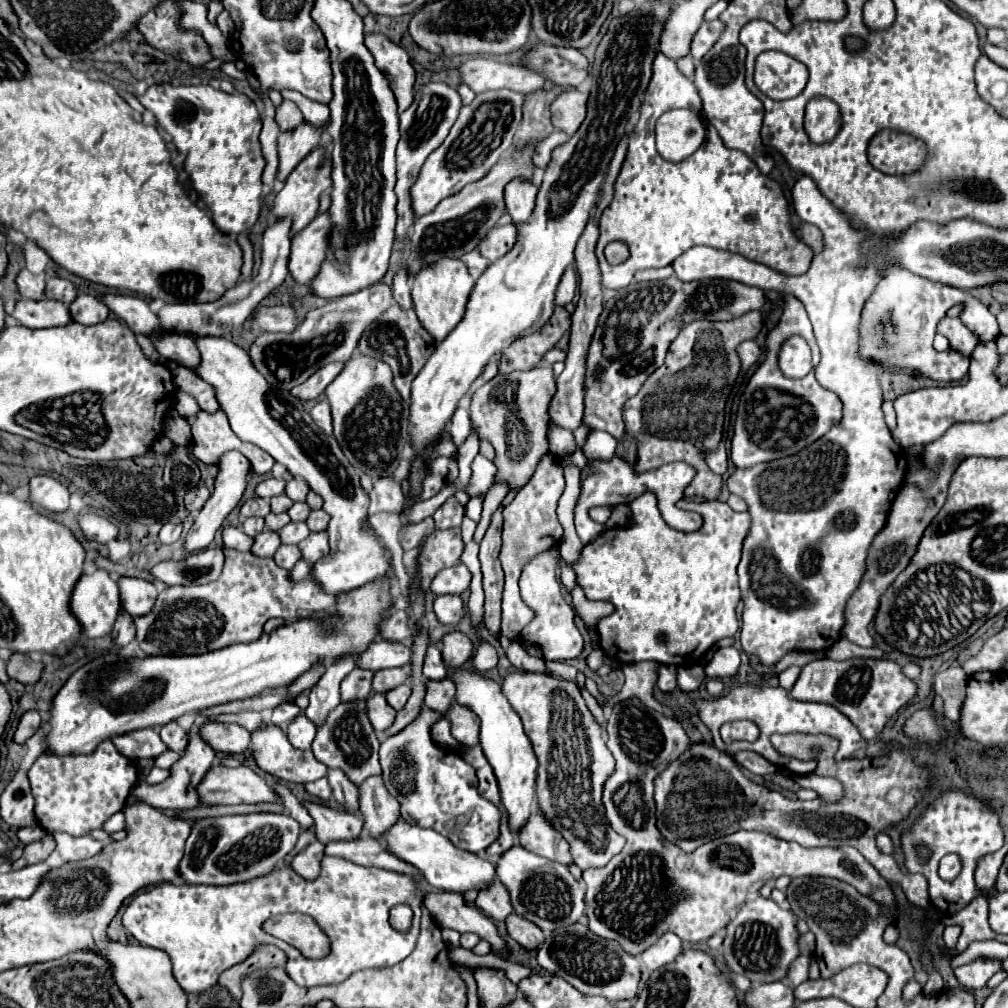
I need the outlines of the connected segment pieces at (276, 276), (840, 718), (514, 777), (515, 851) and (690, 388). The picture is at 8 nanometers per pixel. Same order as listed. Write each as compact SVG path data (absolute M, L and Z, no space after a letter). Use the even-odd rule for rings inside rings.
M274 219L268 229L262 235L262 265L260 273L248 281L248 283L238 283L232 287L228 293L224 293L218 301L212 303L186 303L186 305L164 305L158 311L160 323L168 331L184 333L194 339L200 337L220 337L226 331L232 331L236 327L242 327L252 309L266 297L270 295L272 289L276 289L288 275L288 253L290 253L290 231L292 231L292 221L288 219Z
M740 685L740 687L734 687L728 695L722 695L722 697L716 697L716 699L696 699L694 705L698 707L698 715L700 719L706 723L706 727L712 731L714 735L714 745L720 749L720 751L726 751L726 753L736 753L736 751L754 751L762 757L766 757L770 763L778 765L778 767L786 767L790 769L792 773L798 773L798 775L808 775L814 771L816 767L816 759L796 759L796 757L782 757L776 749L770 747L770 735L772 733L828 733L832 737L836 737L840 741L840 747L836 751L836 759L848 759L856 749L864 749L866 747L866 739L860 735L860 731L856 729L856 725L846 717L842 715L834 705L822 705L822 703L812 703L812 701L796 701L788 695L786 689L782 687L760 687L760 685ZM734 719L748 719L748 721L754 721L760 729L760 737L754 741L754 743L748 743L748 741L732 741L730 745L724 745L720 741L720 727L726 723L726 721L734 721Z
M456 669L454 681L456 681L456 701L468 705L482 721L480 745L498 779L500 801L508 813L508 827L510 831L518 833L526 825L534 807L534 781L538 763L530 739L524 735L518 713L510 707L510 703L500 691L500 685L494 679L488 679L474 669Z
M512 847L498 859L496 877L506 885L514 911L544 931L572 925L584 913L584 893L578 881L570 875L568 867L562 863L548 861L522 847Z
M760 311L744 313L744 315L740 315L732 321L724 321L724 323L692 321L688 325L684 325L684 329L678 333L678 337L668 347L668 355L666 355L664 365L660 369L656 369L648 377L648 381L644 381L640 391L624 403L622 417L626 423L626 431L632 437L636 437L636 441L638 441L638 463L636 463L638 471L652 469L652 467L664 465L664 463L684 461L696 469L696 477L684 489L684 497L702 495L706 501L716 499L716 495L720 493L720 487L722 487L722 477L708 469L708 465L702 459L702 449L718 447L720 437L722 437L724 407L726 407L726 397L728 397L724 393L726 391L730 393L730 387L736 381L738 371L740 371L740 361L738 361L734 349L740 341L754 339L758 335L760 327L762 327Z

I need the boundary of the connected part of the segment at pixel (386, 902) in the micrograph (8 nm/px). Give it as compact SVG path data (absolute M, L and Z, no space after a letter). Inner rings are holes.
M324 857L322 859L322 871L314 881L308 881L294 873L290 867L284 867L280 871L274 871L270 875L252 879L248 883L236 883L226 887L212 887L212 885L174 885L174 883L162 883L148 891L140 891L134 895L130 905L126 907L126 913L122 917L124 927L132 933L136 941L140 941L146 947L162 949L168 953L172 965L174 965L174 977L180 983L180 987L188 993L192 991L204 991L210 985L214 985L220 977L220 973L240 961L244 961L258 944L273 944L287 955L286 972L300 987L318 987L318 985L338 985L346 979L346 975L362 971L362 969L382 969L392 967L406 959L418 939L420 929L420 903L422 893L410 875L398 875L392 871L376 869L376 867L362 867L356 863L350 863L342 857ZM394 905L410 905L414 911L414 919L410 925L410 931L402 933L396 931L390 925L390 909ZM276 913L306 913L310 915L318 927L326 933L330 939L330 953L320 959L308 959L301 957L301 953L295 947L285 941L277 939L262 929L262 923L276 915Z

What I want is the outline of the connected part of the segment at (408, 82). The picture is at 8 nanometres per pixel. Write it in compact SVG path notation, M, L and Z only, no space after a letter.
M380 33L366 35L366 47L374 55L376 67L390 81L390 87L397 101L397 111L399 114L402 113L412 103L414 81L416 81L416 73L408 53L402 47L390 43L390 39Z

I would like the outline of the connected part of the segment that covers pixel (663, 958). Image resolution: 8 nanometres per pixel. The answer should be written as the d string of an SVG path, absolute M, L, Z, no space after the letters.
M666 933L664 937L658 939L656 945L646 949L642 953L642 961L648 969L658 969L662 965L672 963L680 955L680 939L674 933Z

